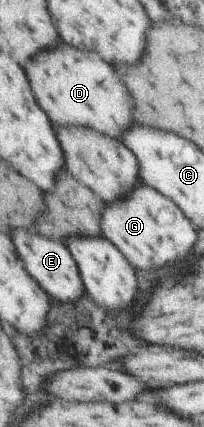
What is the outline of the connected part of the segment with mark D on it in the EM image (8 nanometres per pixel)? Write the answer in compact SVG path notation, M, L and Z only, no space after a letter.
M61 41L61 45L39 53L29 63L29 81L33 81L33 93L37 93L37 101L41 101L55 125L89 125L117 139L131 125L131 95L115 75L115 69L97 51L81 51Z

